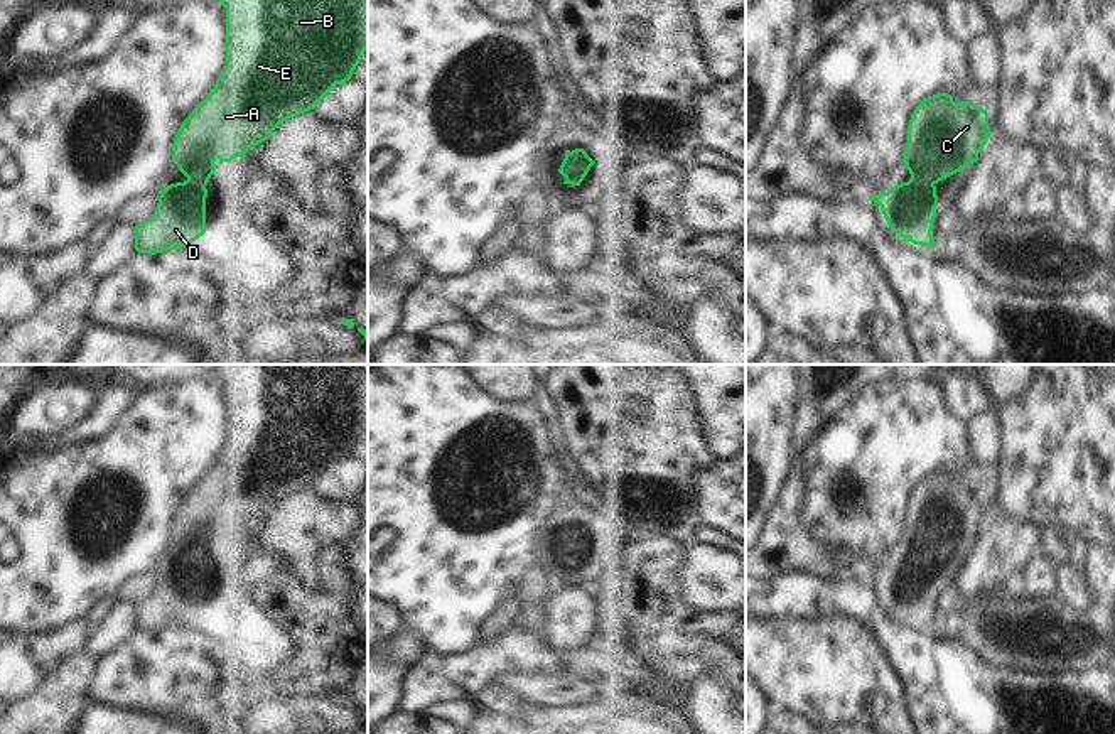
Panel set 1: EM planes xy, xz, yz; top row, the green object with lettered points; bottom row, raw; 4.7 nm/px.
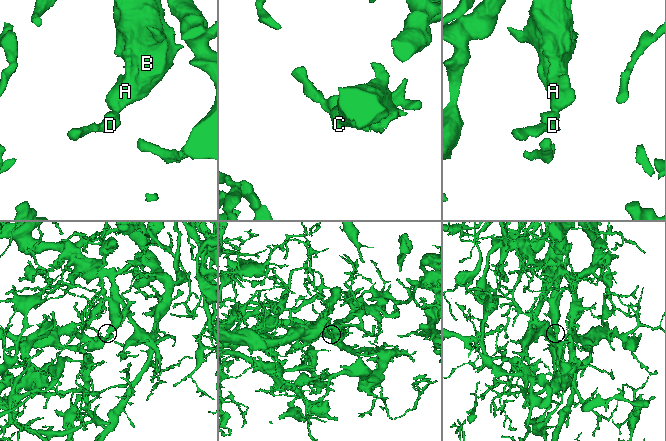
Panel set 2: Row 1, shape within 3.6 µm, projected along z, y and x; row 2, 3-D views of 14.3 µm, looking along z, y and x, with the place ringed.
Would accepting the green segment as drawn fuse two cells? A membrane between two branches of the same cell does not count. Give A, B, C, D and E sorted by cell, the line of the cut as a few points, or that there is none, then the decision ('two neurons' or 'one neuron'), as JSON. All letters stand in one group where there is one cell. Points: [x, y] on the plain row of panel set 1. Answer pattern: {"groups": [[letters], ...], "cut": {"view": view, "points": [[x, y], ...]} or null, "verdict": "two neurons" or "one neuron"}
{"groups": [["A", "B", "C", "D", "E"]], "cut": null, "verdict": "one neuron"}

